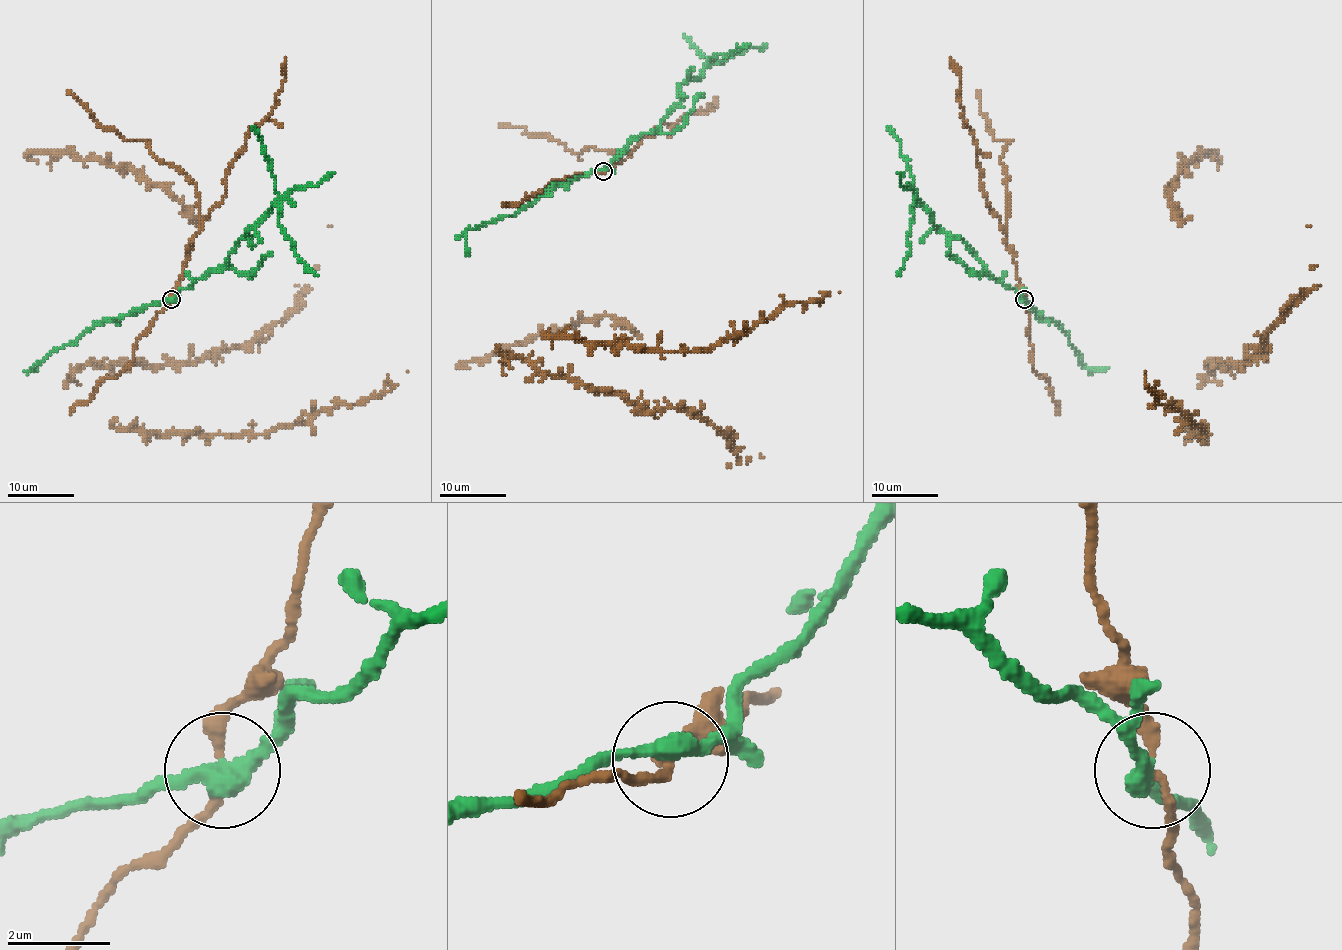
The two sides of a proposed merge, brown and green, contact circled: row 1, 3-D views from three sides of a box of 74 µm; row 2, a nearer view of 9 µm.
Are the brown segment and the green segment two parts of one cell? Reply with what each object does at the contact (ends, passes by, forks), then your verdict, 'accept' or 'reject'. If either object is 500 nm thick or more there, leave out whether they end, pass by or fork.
brown passes by; green passes by; reject

